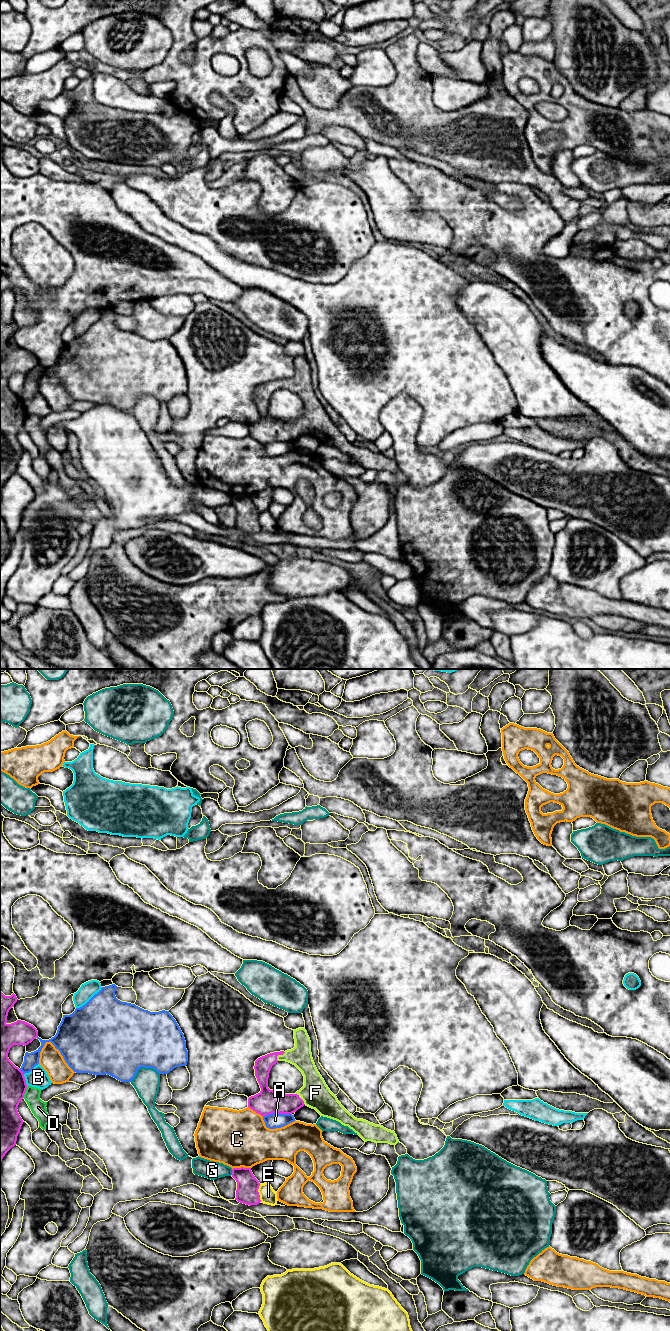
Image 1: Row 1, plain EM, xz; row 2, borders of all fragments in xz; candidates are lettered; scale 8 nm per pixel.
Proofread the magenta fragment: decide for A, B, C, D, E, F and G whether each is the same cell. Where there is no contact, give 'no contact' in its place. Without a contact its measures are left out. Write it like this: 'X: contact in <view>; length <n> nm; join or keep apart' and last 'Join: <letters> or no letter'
A: contact in xz; length 240 nm; keep apart
B: contact in xz; length 100 nm; keep apart
C: contact in xz; length 150 nm; keep apart
D: contact in xz; length 100 nm; keep apart
E: contact in xz; length 140 nm; keep apart
F: contact in xz; length 100 nm; join
G: contact in xz; length 50 nm; keep apart
Join: F

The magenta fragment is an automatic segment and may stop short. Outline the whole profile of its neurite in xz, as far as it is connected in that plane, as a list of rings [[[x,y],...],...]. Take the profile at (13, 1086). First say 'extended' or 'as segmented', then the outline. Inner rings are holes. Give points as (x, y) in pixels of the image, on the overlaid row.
as segmented | [[[0,991],[0,1165],[5,1154],[16,1145],[23,1120],[18,1105],[27,1089],[23,1072],[8,1058],[13,1045],[28,1045],[38,1038],[37,1029],[21,1020],[7,1023],[9,1010],[17,997],[5,996]]]

